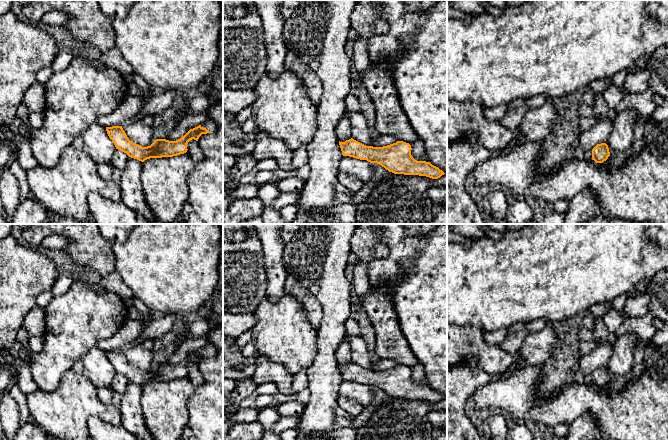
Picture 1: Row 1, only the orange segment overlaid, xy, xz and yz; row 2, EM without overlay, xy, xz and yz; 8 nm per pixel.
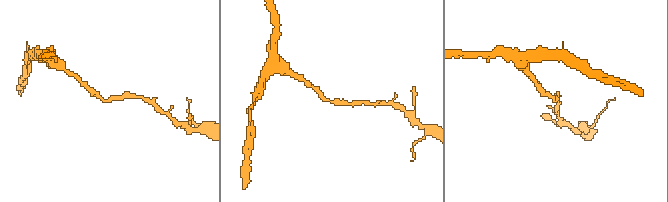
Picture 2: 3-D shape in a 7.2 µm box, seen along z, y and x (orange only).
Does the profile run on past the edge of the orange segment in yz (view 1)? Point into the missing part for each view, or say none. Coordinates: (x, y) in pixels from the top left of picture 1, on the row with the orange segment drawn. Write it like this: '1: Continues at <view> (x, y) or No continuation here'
1: No continuation here

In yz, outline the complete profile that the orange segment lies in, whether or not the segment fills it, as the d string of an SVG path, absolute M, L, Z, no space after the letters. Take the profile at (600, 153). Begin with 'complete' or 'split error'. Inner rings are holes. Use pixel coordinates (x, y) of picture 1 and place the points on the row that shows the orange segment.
complete; M606 143L597 144L592 149L592 160L596 163L603 163L610 156L609 148Z

